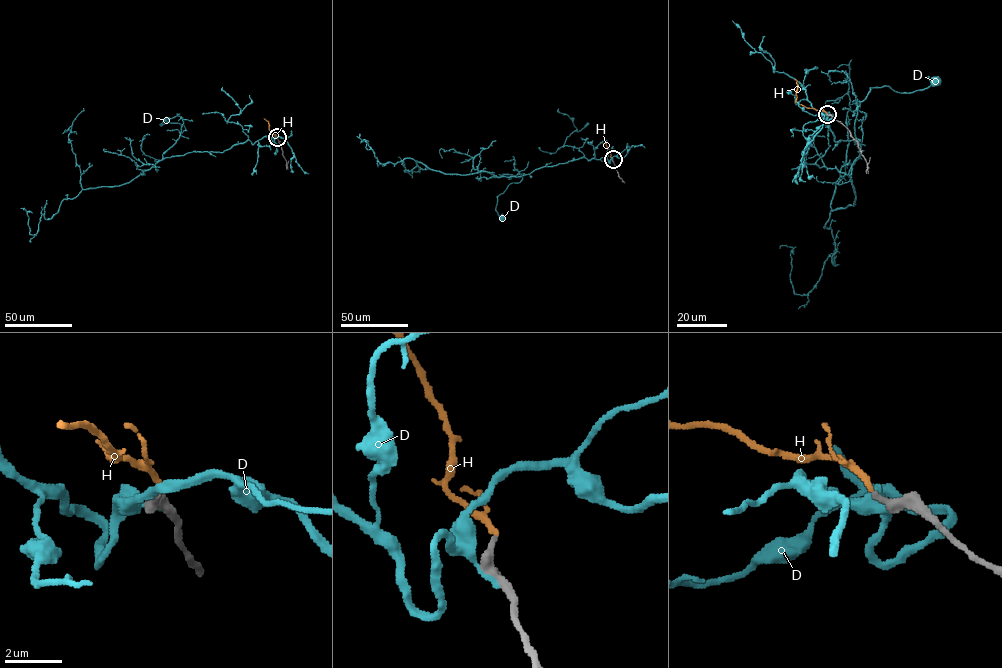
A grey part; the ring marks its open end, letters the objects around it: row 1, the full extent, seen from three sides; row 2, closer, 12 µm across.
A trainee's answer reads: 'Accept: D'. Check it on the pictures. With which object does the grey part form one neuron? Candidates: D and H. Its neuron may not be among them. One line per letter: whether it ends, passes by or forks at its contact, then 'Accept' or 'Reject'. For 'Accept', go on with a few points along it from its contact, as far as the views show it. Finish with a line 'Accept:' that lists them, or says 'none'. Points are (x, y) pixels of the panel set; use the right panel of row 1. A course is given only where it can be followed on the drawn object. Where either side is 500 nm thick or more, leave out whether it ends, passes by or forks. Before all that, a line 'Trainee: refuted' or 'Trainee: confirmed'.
Trainee: refuted
D: It ends there. Reject
H: It ends there. Accept. Its course: (827, 114), (796, 101), (797, 84), (794, 79)
Accept: H

